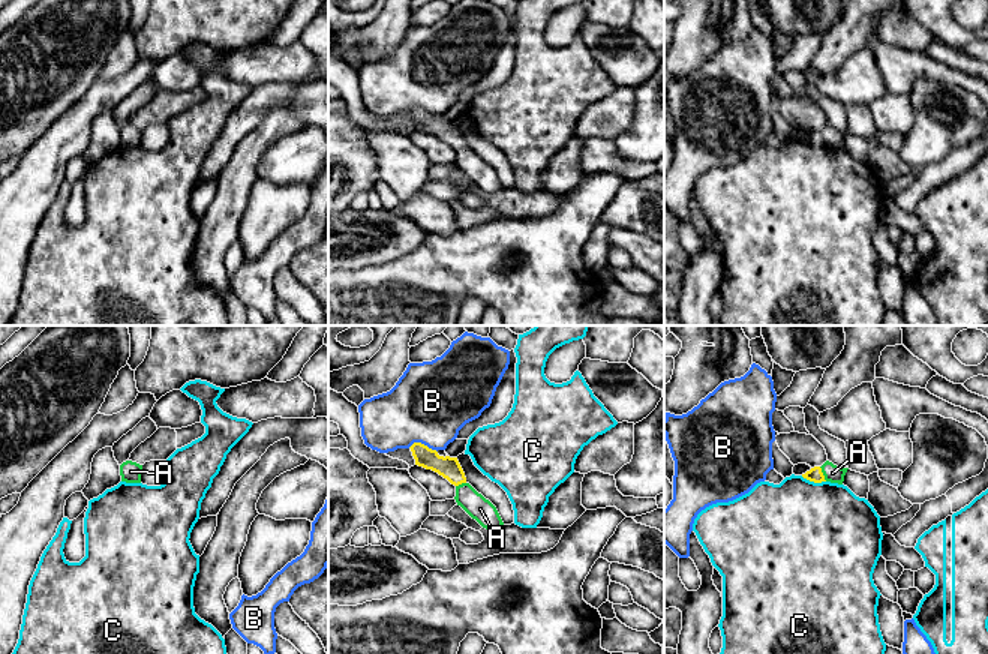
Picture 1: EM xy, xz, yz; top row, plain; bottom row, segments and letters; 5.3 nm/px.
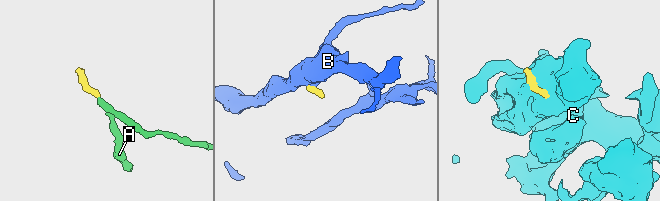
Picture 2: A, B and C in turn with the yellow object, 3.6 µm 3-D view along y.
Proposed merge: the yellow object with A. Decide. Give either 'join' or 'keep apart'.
join

